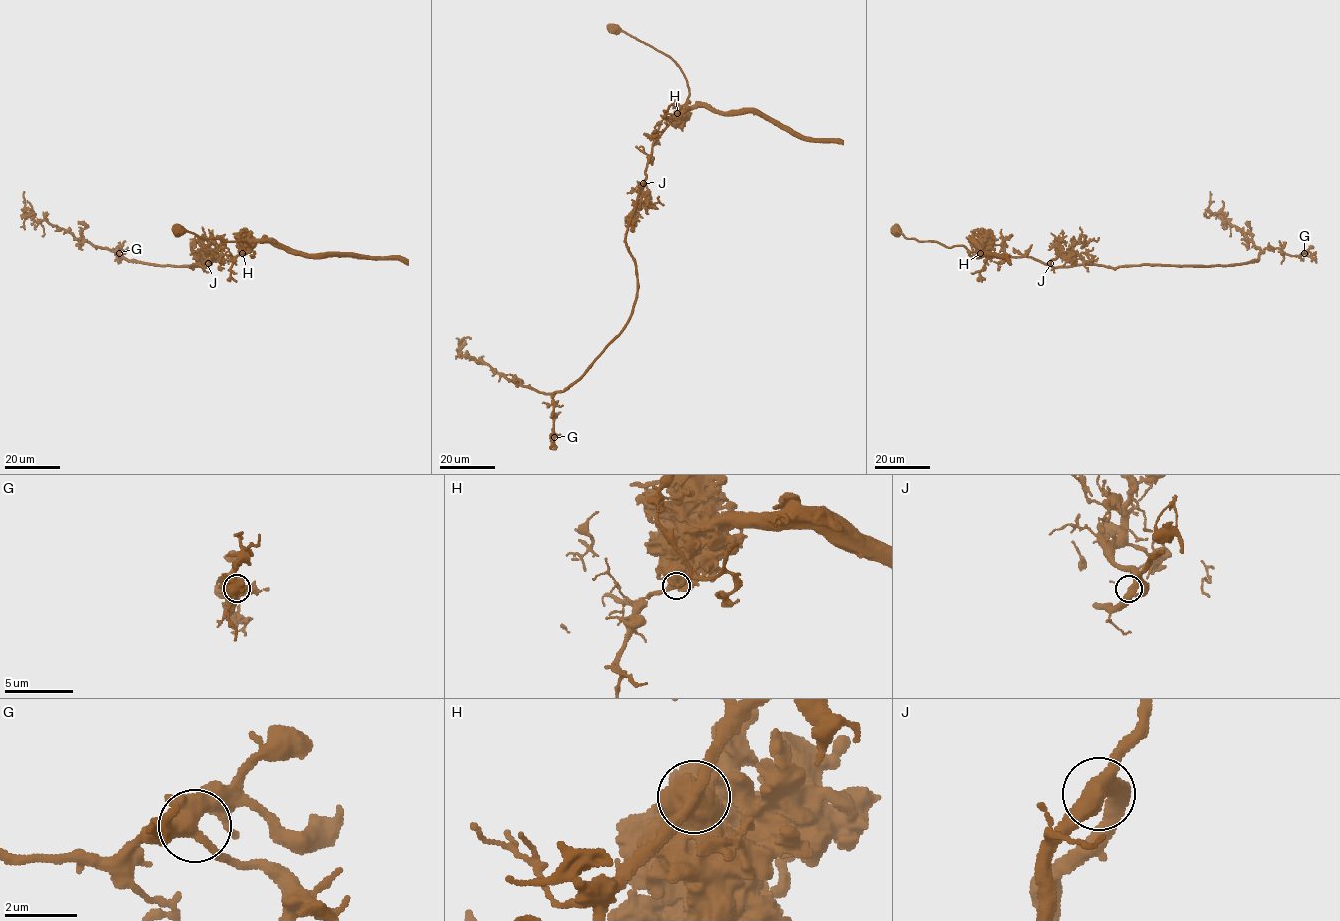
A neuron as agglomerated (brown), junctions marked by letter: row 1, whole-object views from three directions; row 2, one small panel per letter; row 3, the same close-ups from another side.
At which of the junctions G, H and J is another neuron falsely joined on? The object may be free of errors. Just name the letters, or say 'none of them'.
H

